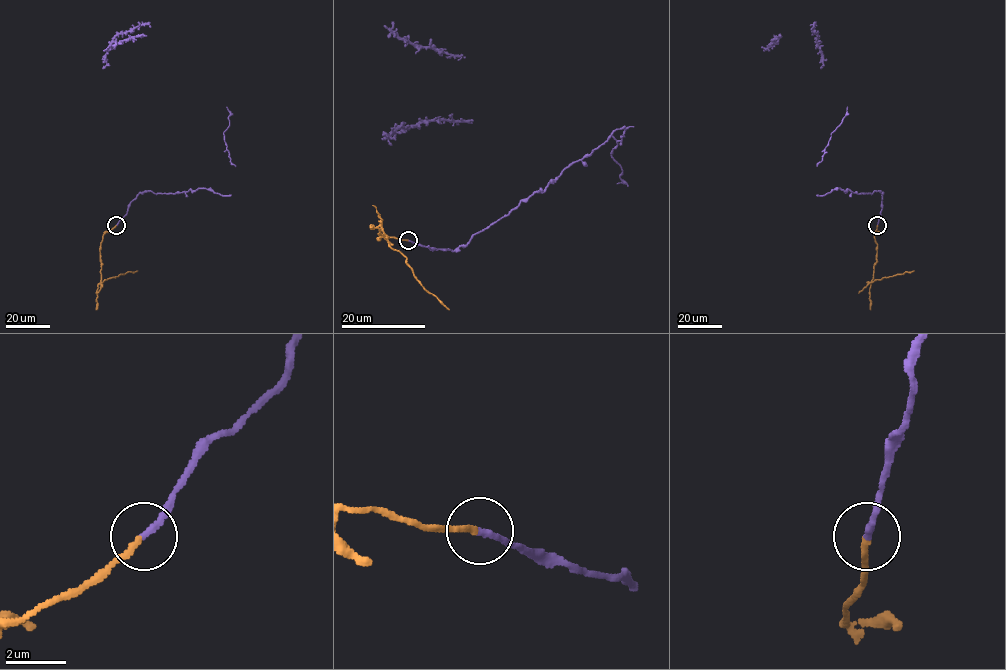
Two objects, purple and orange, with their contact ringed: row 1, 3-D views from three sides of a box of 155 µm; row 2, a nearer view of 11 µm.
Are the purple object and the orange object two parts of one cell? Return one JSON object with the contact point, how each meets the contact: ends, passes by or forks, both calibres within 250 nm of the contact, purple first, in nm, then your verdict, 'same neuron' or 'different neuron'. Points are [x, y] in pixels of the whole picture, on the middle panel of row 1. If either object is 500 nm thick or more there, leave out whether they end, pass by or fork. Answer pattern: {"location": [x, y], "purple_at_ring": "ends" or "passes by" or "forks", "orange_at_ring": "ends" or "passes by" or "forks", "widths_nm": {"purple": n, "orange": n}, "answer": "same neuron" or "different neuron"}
{"location": [408, 240], "purple_at_ring": "ends", "orange_at_ring": "ends", "widths_nm": {"purple": 240, "orange": 200}, "answer": "different neuron"}

